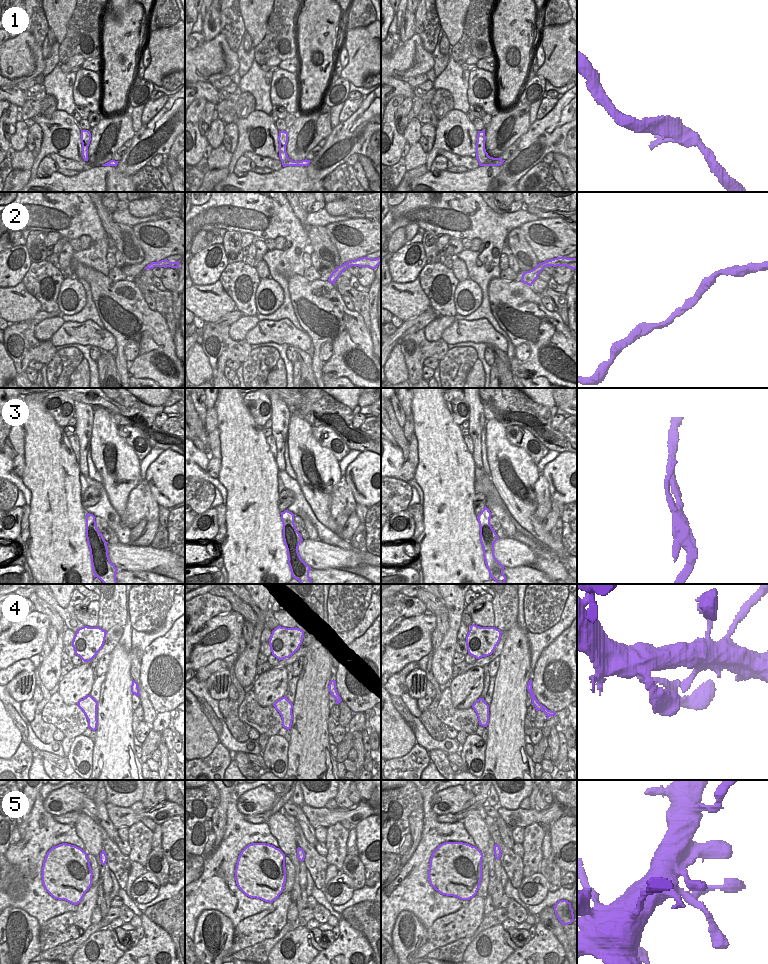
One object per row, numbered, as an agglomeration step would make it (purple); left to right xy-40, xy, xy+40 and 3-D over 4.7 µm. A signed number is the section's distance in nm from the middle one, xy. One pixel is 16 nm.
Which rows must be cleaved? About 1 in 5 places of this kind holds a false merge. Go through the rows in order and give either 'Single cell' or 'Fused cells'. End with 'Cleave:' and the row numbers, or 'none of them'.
1: Single cell
2: Single cell
3: Fused cells
4: Single cell
5: Single cell
Cleave: 3.

